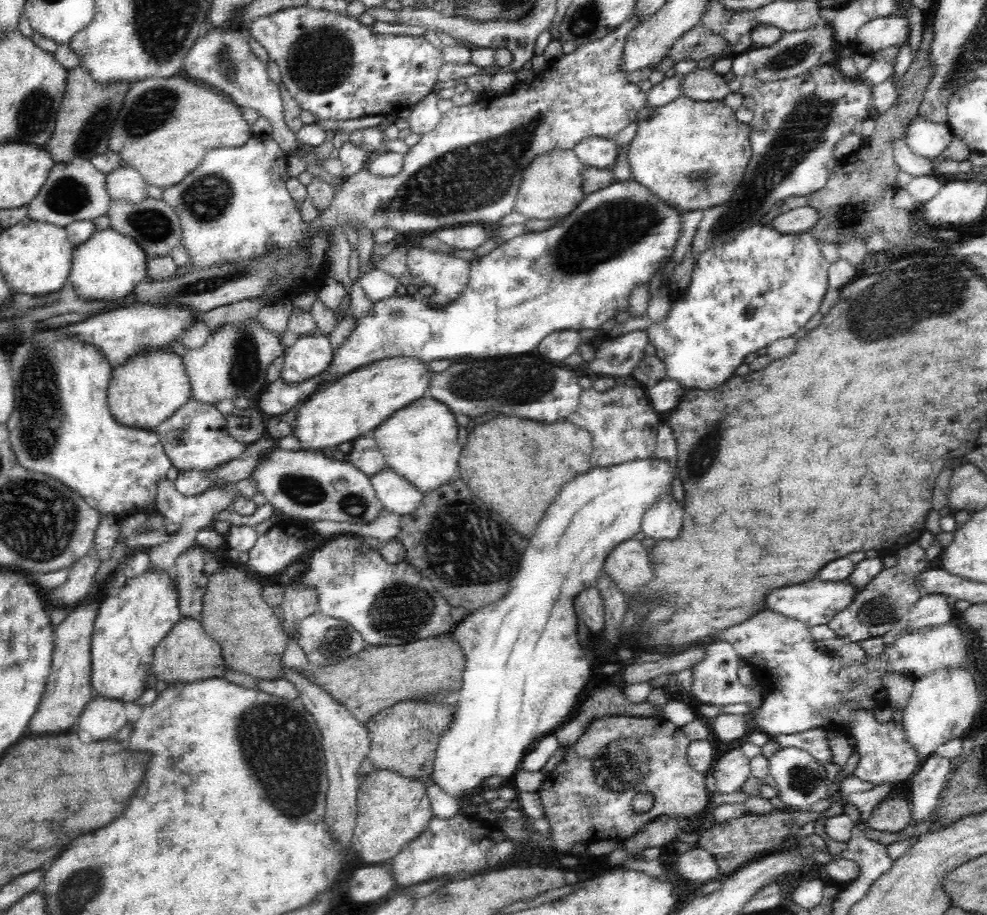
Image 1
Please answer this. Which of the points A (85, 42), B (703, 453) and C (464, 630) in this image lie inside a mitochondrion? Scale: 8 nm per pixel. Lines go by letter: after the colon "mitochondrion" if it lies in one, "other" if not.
A: other
B: mitochondrion
C: other

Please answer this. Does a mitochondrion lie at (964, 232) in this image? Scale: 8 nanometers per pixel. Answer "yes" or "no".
no

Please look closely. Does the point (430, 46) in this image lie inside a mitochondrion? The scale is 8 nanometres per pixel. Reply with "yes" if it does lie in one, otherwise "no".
no

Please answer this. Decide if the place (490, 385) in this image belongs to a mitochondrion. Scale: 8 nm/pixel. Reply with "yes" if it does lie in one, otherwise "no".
yes

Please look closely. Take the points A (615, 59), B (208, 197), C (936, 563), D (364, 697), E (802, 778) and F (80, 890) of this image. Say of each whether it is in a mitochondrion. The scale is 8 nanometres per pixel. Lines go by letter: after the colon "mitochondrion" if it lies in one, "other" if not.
A: other
B: mitochondrion
C: other
D: other
E: mitochondrion
F: mitochondrion

